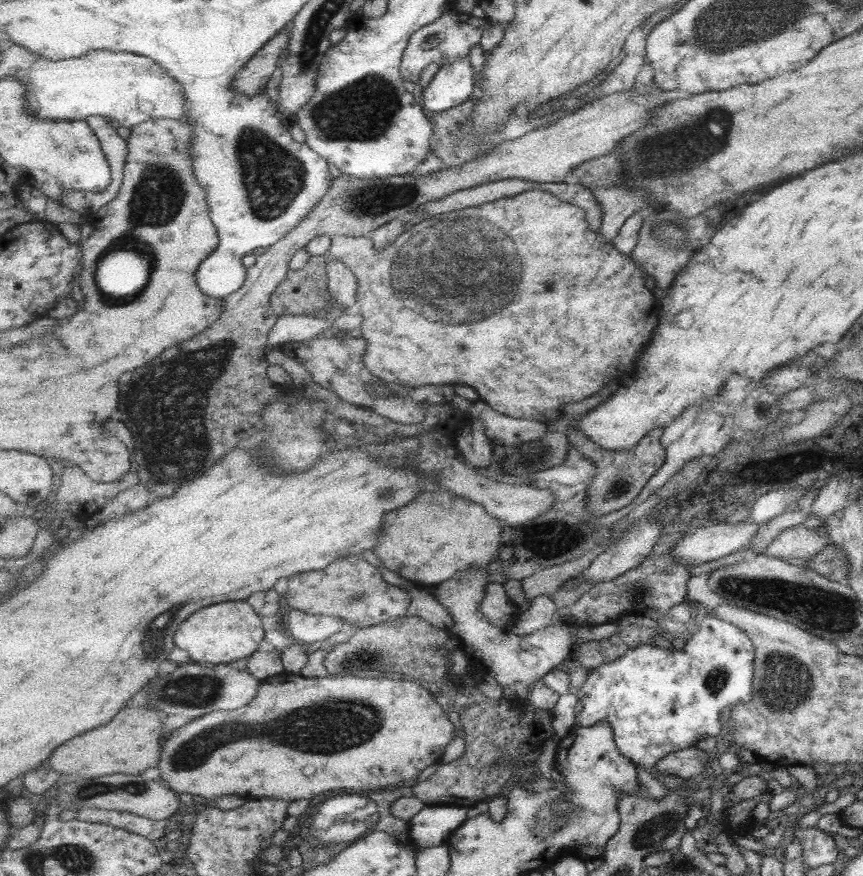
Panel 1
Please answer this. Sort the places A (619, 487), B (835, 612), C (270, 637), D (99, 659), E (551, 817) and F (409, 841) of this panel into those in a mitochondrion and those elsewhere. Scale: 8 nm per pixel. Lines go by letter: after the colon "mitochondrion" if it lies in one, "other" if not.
A: mitochondrion
B: mitochondrion
C: other
D: other
E: mitochondrion
F: other

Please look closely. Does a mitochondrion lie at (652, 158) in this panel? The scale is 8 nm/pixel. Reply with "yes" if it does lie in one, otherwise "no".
yes

